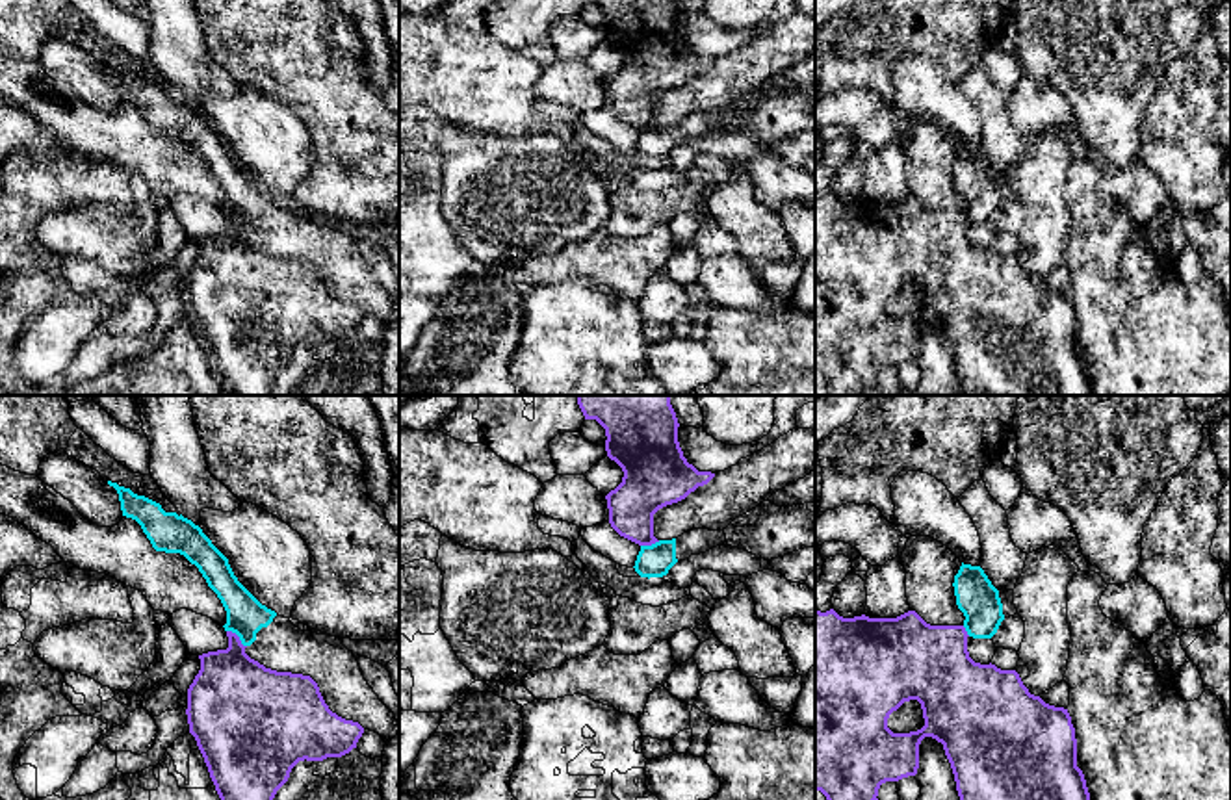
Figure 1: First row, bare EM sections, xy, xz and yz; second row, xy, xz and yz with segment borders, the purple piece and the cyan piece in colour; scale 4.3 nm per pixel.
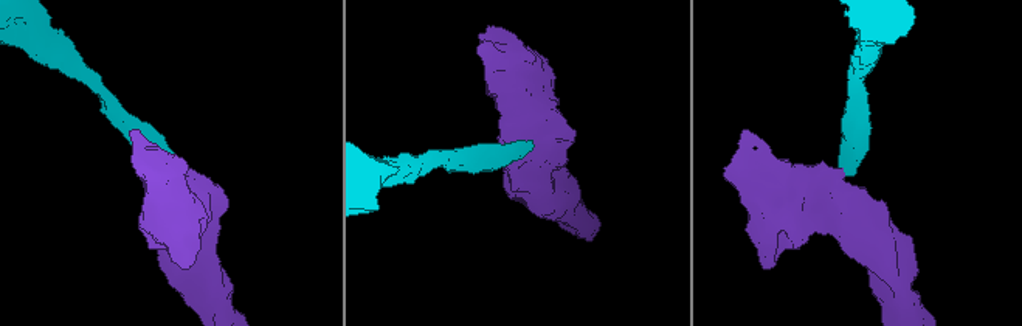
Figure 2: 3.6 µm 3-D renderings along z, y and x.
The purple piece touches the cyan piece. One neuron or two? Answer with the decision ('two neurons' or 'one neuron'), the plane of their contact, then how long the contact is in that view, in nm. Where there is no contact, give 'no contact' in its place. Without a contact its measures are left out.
two neurons | xy | 120 nm

